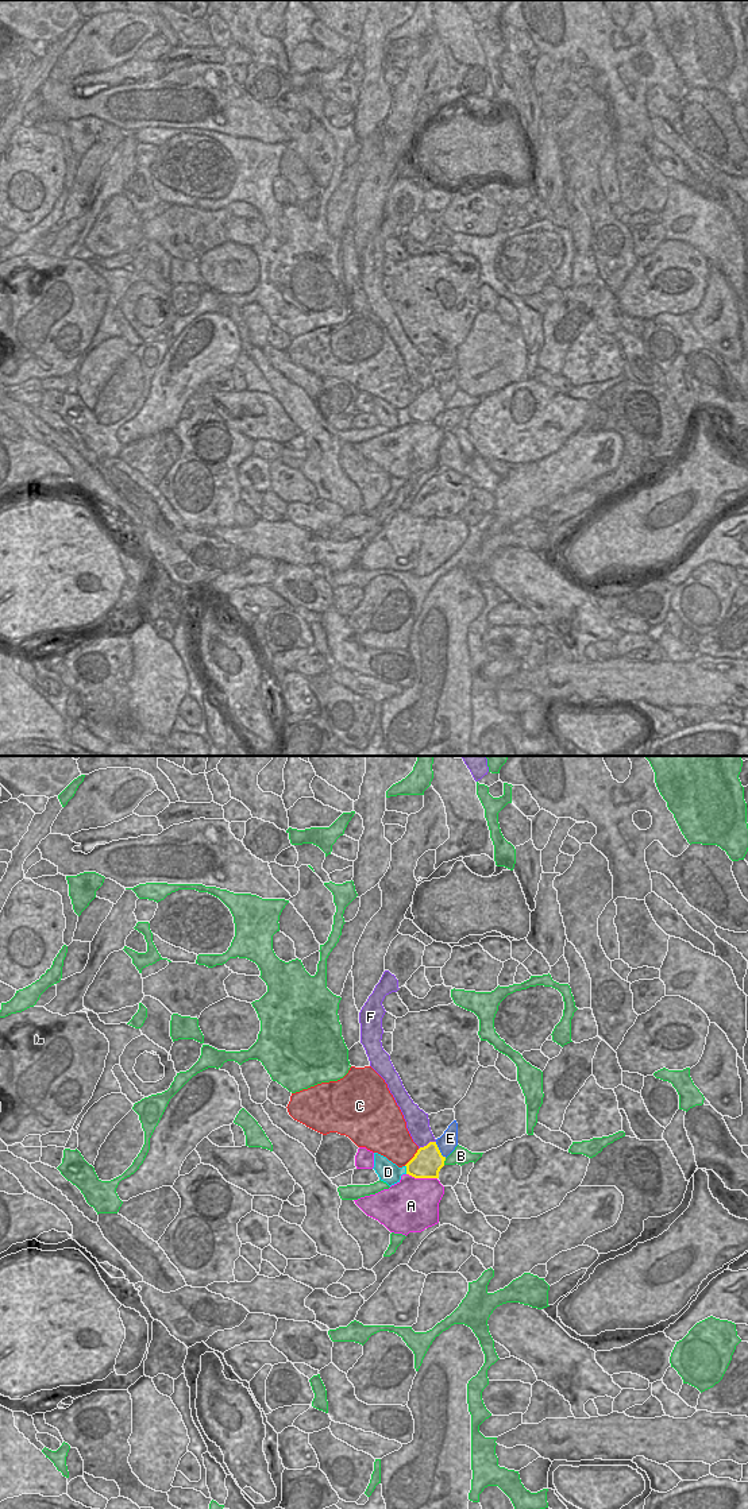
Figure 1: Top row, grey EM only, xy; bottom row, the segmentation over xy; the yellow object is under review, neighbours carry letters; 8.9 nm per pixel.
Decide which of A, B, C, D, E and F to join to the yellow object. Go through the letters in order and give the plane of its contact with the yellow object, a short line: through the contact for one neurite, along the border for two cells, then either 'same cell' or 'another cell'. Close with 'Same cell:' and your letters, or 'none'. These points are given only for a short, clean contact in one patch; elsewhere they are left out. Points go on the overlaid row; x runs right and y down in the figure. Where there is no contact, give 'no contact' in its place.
A: meets yellow in xy; another cell
B: meets yellow in xy; another cell
C: meets yellow in xy; another cell
D: meets yellow in xy; line xy (405, 1165), (407, 1173); another cell
E: meets yellow in xy; another cell
F: meets yellow in xy; line xy (435, 1141), (419, 1149); another cell
Same cell: none

